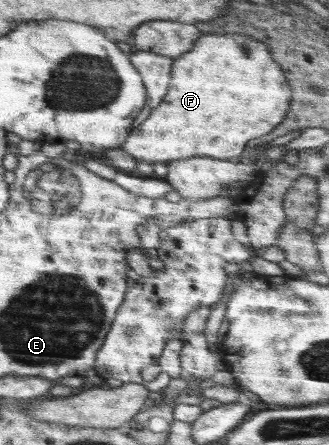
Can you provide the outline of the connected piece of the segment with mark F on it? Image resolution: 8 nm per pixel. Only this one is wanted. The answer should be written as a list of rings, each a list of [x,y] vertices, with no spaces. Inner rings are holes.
[[[203,34],[184,55],[174,58],[166,96],[146,120],[131,131],[120,149],[152,164],[201,156],[222,160],[239,157],[252,143],[269,135],[287,115],[292,93],[284,71],[272,59],[272,53],[262,41],[250,35]]]

